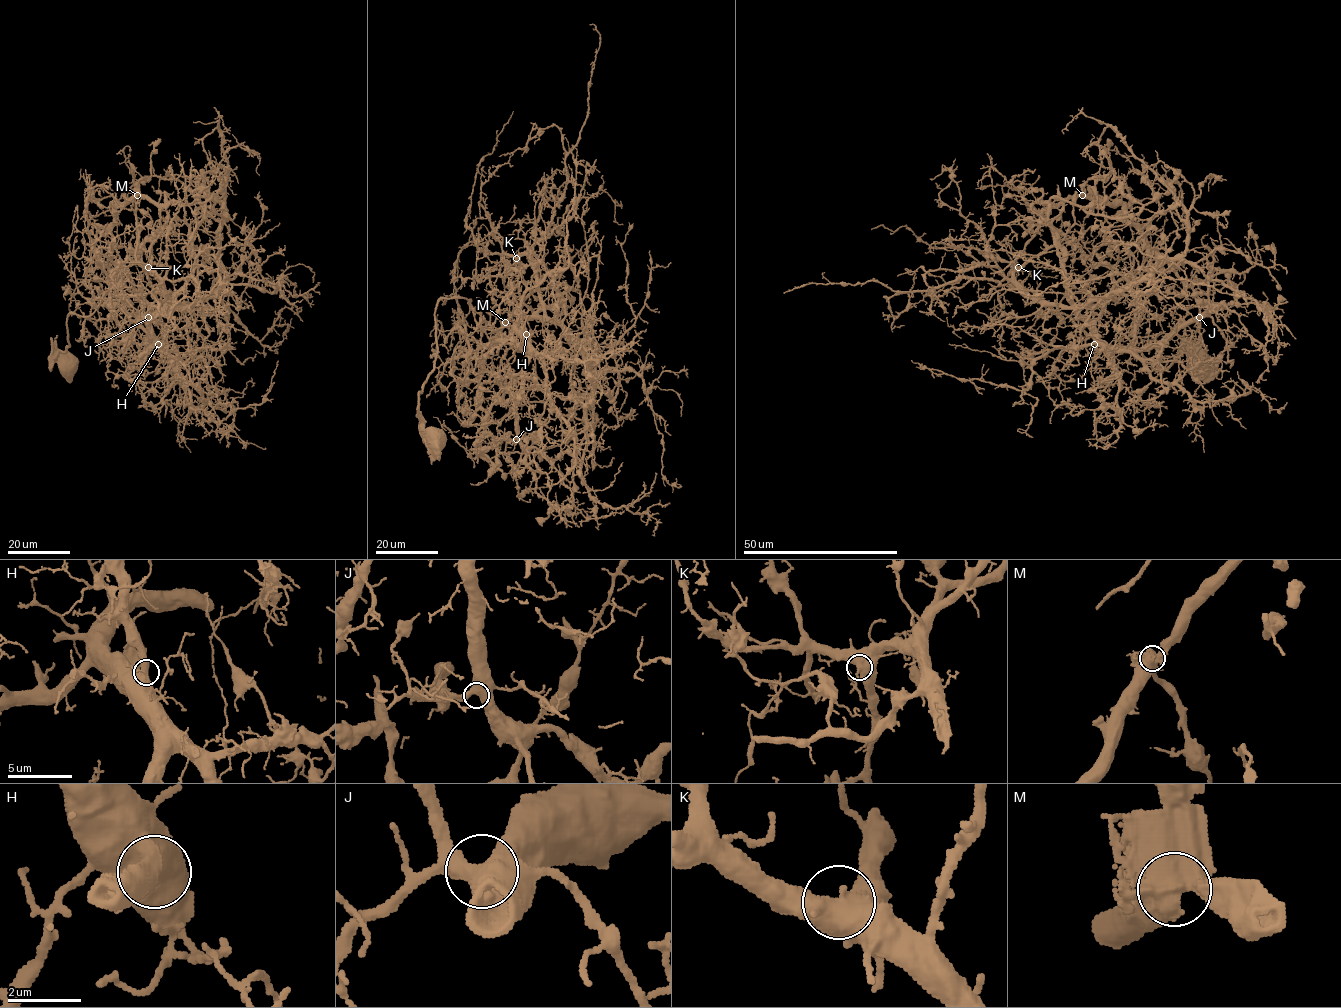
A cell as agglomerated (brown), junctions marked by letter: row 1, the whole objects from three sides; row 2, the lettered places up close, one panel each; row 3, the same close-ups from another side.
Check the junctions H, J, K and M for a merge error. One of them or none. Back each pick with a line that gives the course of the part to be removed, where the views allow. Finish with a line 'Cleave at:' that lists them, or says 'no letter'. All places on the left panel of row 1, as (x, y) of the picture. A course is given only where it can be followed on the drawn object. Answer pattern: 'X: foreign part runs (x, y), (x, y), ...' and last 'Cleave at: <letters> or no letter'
Cleave at: no letter

